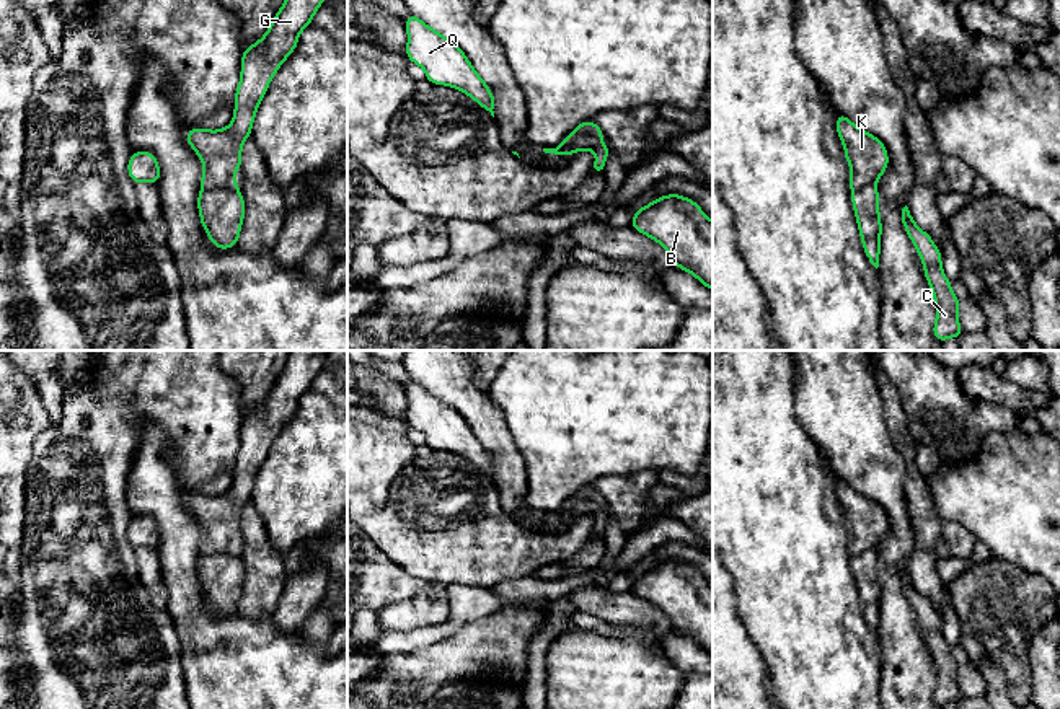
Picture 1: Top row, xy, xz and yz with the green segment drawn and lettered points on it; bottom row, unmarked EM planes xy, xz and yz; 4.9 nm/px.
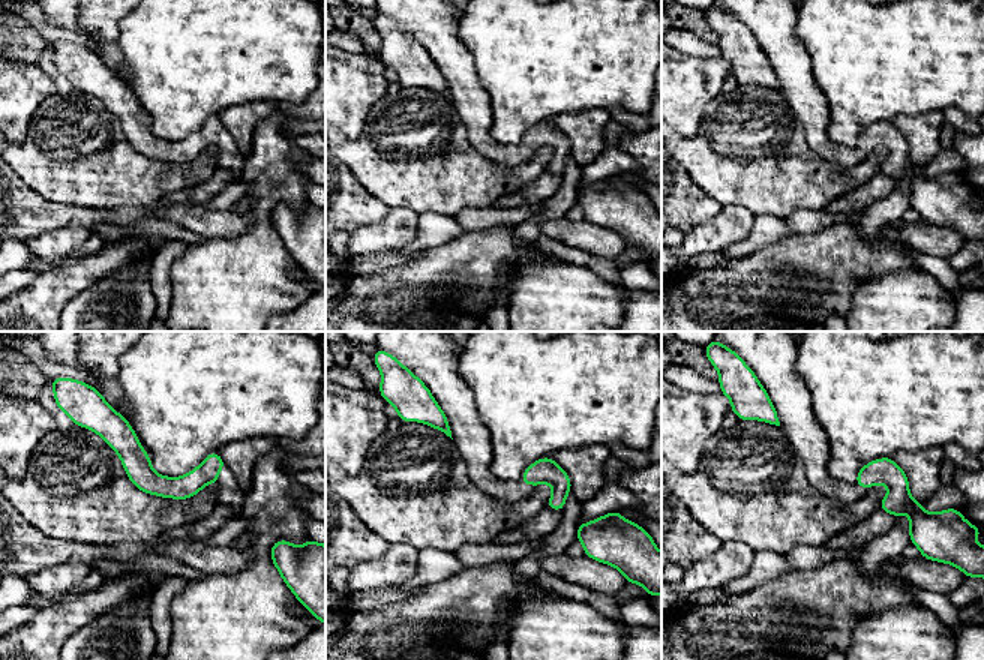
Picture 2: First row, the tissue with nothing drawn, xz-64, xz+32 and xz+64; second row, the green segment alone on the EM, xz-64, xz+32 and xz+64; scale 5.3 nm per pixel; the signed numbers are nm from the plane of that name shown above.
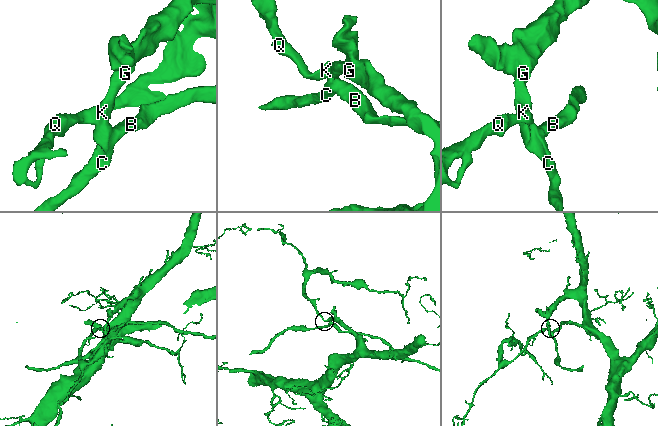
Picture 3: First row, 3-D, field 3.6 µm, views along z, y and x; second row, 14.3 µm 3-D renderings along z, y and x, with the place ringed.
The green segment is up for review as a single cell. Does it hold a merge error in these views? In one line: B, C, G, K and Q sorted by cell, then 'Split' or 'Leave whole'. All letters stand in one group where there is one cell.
Groups: B C / G K Q. Split

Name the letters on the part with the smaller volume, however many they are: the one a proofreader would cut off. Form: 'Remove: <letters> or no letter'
Remove: B, C

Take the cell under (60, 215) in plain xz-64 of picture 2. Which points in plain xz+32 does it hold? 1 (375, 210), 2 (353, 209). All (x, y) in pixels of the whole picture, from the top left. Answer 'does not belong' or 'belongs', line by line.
1: belongs
2: belongs

